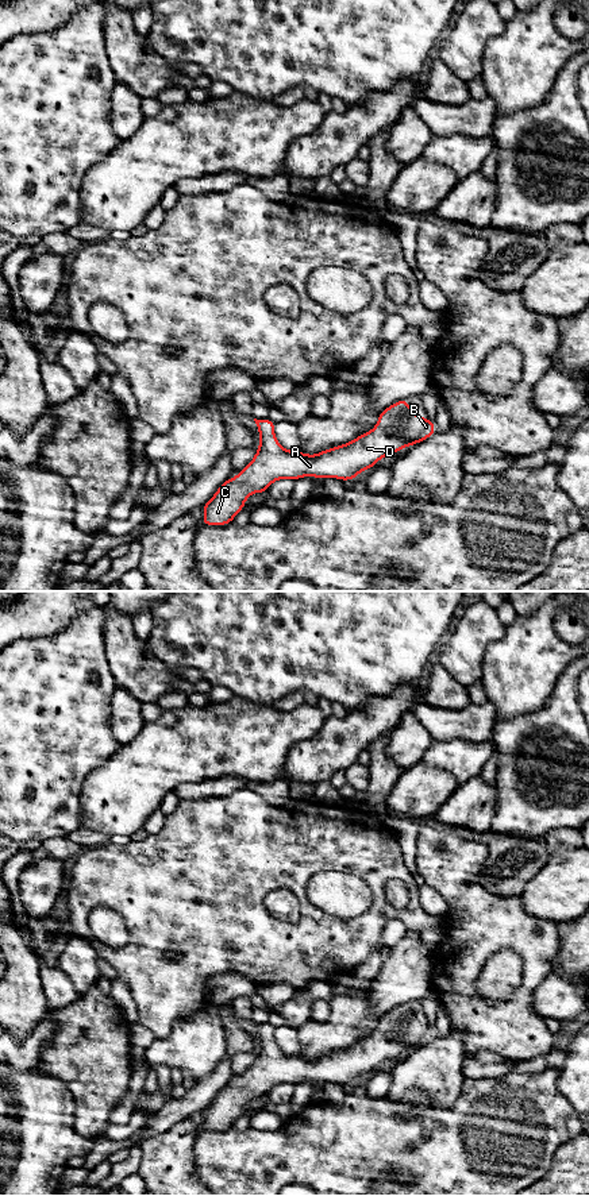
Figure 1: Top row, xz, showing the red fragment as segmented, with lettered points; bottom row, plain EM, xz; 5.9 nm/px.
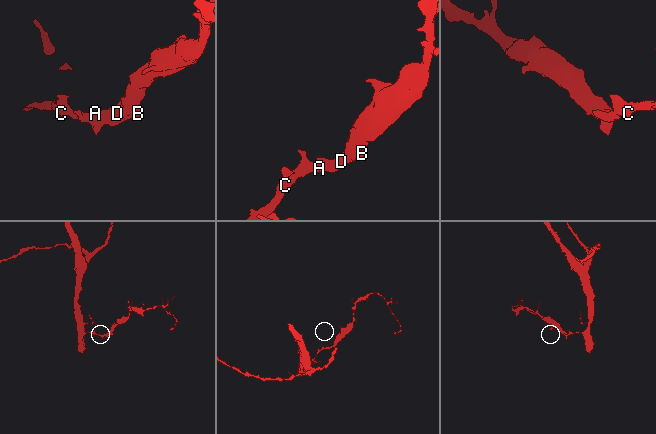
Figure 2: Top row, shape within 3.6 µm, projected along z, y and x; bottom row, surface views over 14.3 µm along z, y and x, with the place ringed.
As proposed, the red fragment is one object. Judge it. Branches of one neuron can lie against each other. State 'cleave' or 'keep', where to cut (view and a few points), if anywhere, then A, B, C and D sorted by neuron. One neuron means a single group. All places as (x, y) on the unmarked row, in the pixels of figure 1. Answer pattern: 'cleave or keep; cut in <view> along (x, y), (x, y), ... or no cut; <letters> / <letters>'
keep; no cut; A B C D

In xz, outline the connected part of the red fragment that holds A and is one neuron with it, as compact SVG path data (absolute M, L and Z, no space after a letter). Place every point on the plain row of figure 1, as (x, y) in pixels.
M407 1003L400 1004L384 1014L378 1019L377 1030L353 1046L324 1054L316 1060L303 1058L300 1056L285 1054L274 1041L276 1027L270 1023L254 1023L259 1035L259 1052L253 1065L238 1077L234 1084L230 1081L213 1099L213 1102L201 1111L204 1123L201 1130L227 1130L234 1122L245 1114L245 1106L253 1097L263 1099L266 1093L278 1084L296 1085L303 1081L338 1083L340 1085L355 1084L365 1075L376 1070L384 1061L399 1057L404 1052L417 1049L436 1037L434 1026L417 1021L409 1011Z

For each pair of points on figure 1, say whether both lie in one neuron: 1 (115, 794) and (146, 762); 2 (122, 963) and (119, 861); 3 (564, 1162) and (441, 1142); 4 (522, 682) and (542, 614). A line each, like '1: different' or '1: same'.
1: same
2: same
3: different
4: same

